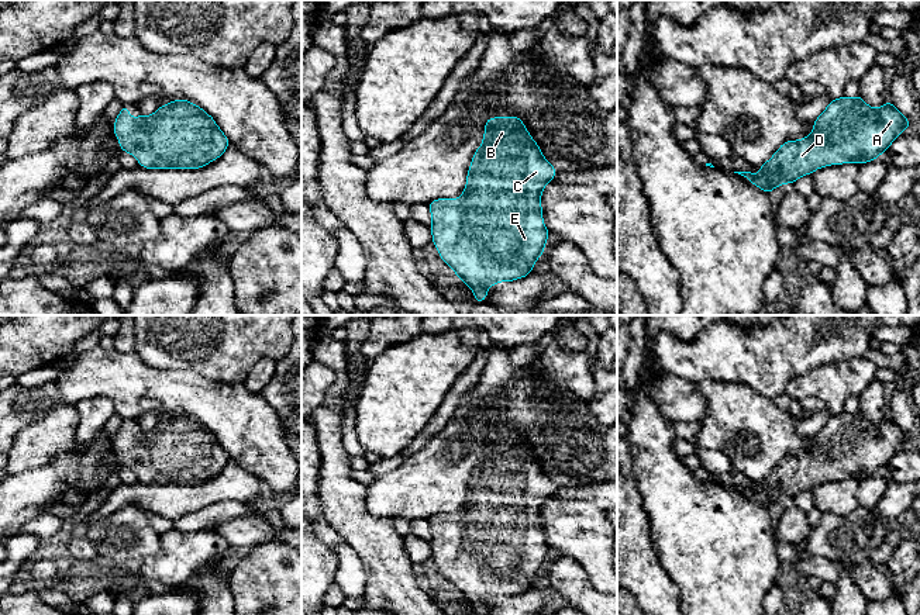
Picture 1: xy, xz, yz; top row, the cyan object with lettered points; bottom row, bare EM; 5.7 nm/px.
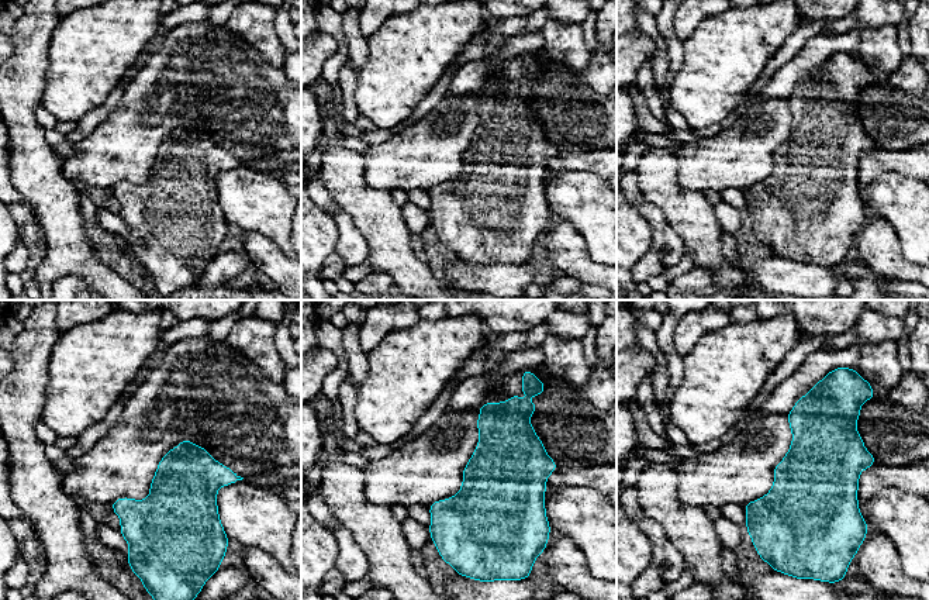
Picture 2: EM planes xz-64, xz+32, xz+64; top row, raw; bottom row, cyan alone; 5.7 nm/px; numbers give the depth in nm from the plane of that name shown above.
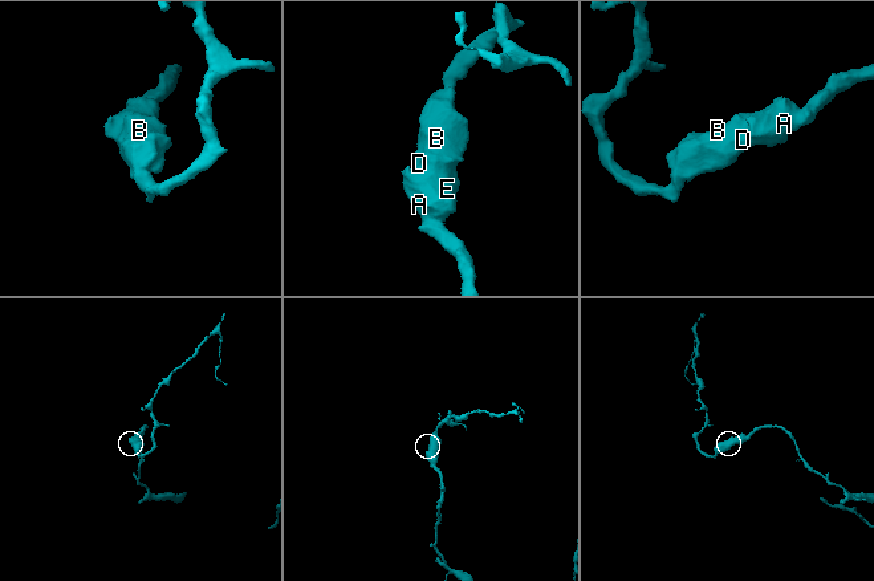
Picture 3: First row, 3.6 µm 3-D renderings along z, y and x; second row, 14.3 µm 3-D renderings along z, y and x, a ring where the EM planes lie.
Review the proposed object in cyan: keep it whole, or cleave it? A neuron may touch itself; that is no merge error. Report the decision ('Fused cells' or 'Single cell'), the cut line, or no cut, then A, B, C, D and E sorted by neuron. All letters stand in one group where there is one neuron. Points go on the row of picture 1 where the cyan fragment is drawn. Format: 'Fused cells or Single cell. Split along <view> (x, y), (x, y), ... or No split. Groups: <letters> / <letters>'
Single cell. No split. Groups: A B C D E

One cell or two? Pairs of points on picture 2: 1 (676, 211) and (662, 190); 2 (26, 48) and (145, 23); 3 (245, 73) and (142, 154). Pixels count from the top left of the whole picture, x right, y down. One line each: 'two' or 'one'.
1: one
2: two
3: one

